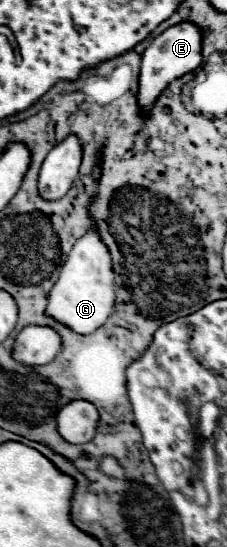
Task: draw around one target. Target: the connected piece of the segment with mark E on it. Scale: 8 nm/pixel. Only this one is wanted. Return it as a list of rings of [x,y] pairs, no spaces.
[[[180,23],[158,35],[148,49],[142,55],[142,67],[140,67],[140,77],[138,77],[138,107],[140,115],[146,119],[148,111],[154,107],[156,99],[162,95],[162,91],[182,75],[194,71],[202,61],[202,35],[200,29],[194,23]]]

